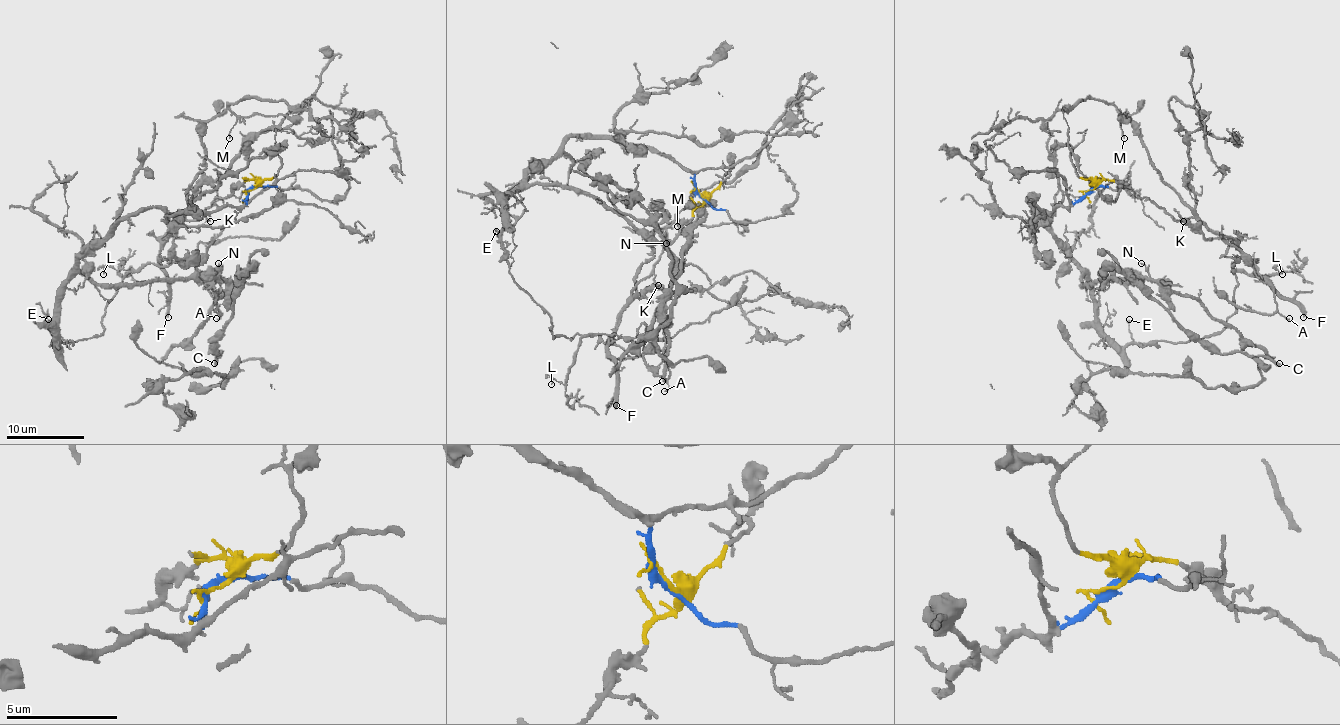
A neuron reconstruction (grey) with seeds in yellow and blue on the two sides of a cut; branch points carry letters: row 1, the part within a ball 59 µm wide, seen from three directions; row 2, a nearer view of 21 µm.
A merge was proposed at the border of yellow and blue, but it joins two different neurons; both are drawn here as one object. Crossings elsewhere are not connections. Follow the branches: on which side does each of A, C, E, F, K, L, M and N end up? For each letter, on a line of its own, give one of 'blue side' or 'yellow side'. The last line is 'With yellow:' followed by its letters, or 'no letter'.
A: yellow side
C: blue side
E: blue side
F: yellow side
K: yellow side
L: blue side
M: yellow side
N: blue side
With yellow: A, F, K, M

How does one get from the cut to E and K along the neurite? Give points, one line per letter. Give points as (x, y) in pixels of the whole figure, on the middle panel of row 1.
E: (701, 196), (689, 172), (640, 145), (607, 137), (570, 137), (510, 192), (502, 233), (496, 231)
K: (701, 196), (703, 204), (693, 211), (693, 217), (654, 266), (654, 280), (658, 286)

